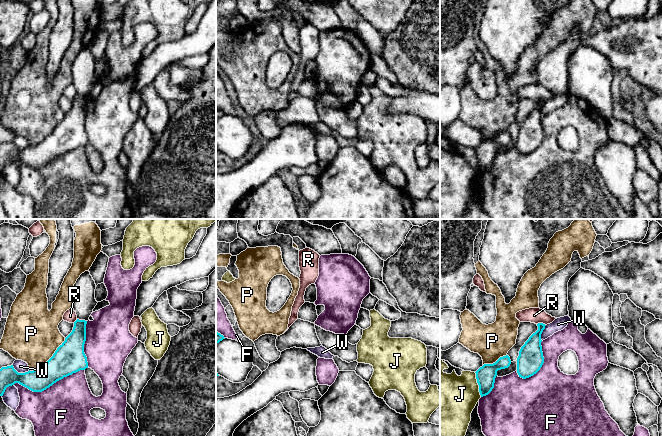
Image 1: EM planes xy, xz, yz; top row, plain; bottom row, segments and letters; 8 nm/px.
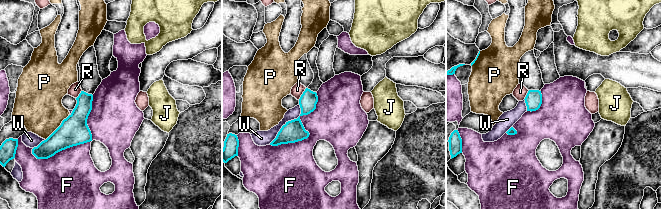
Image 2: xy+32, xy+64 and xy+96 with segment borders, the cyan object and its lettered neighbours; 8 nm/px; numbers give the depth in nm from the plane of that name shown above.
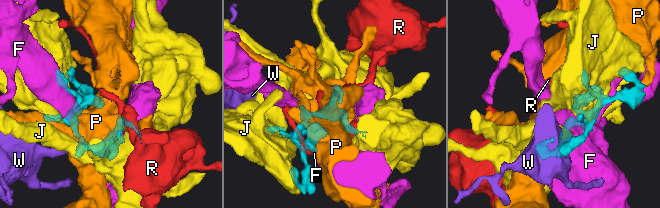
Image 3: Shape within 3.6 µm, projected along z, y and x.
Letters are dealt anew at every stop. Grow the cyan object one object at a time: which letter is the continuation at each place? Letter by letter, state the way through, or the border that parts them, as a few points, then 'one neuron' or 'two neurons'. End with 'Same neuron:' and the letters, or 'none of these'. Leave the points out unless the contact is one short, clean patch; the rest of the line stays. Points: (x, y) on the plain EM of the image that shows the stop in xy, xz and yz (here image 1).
F: two neurons
J: two neurons
P: two neurons
R: border along yz (537, 99), (545, 101); two neurons
W: two neurons
Same neuron: none of these

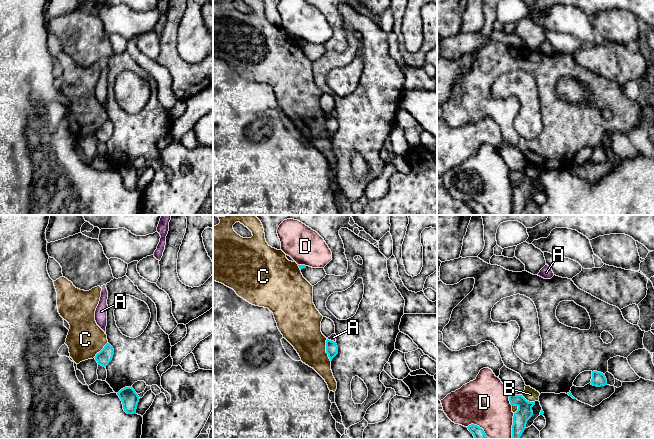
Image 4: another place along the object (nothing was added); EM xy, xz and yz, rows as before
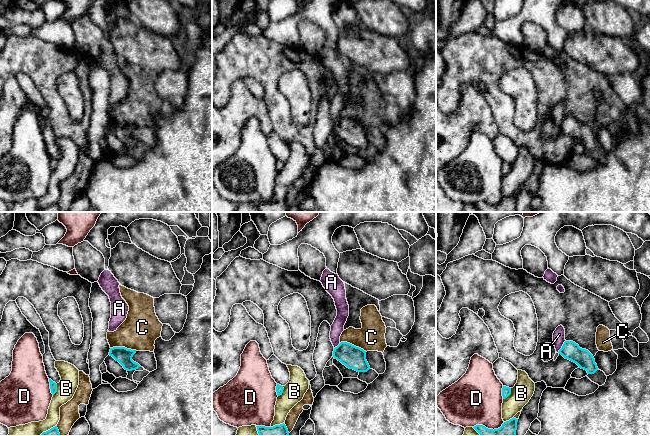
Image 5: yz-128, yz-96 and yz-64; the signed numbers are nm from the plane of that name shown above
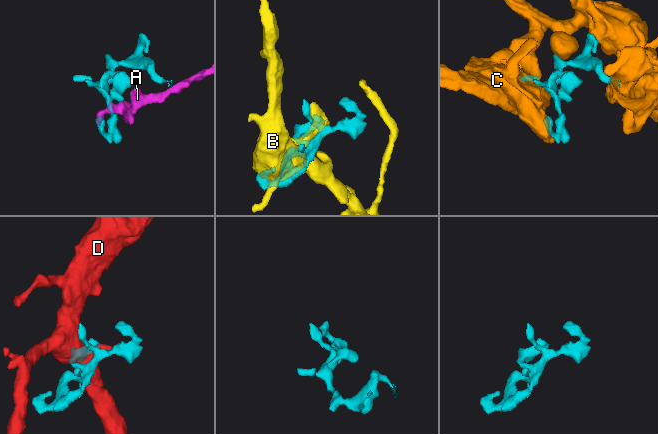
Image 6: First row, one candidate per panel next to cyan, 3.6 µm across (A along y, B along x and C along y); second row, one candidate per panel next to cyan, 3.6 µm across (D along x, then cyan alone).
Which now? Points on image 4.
A: border along xz (327, 114), (334, 118); two neurons
B: two neurons
C: two neurons
D: two neurons
Same neuron: none of these

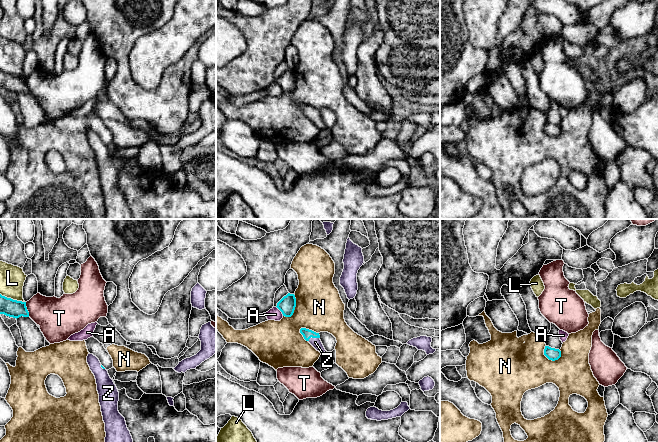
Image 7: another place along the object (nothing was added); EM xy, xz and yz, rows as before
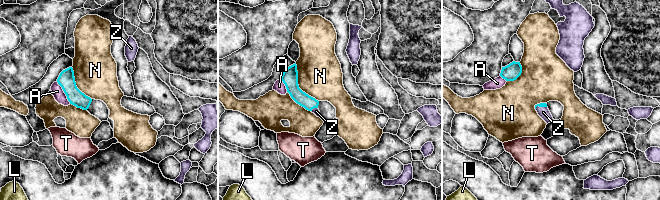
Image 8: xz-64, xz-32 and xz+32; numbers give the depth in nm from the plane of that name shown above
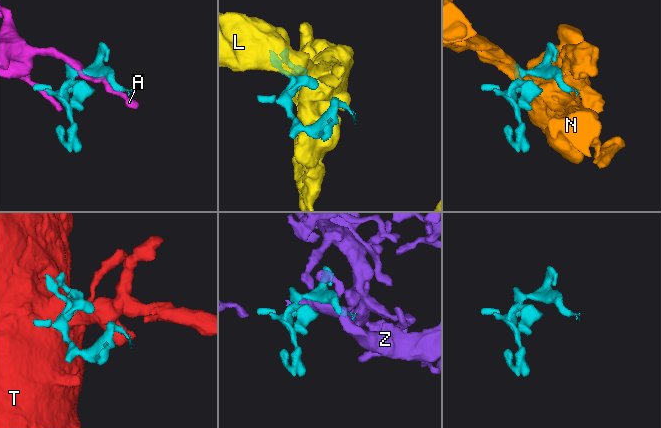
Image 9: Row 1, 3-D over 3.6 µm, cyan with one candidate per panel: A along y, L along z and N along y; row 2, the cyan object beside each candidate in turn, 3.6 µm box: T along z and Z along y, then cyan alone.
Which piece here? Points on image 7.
A: two neurons
L: two neurons
N: two neurons
T: two neurons
Z: runs through xz (307, 110), (313, 113), (315, 118); one neuron
Same neuron: Z

